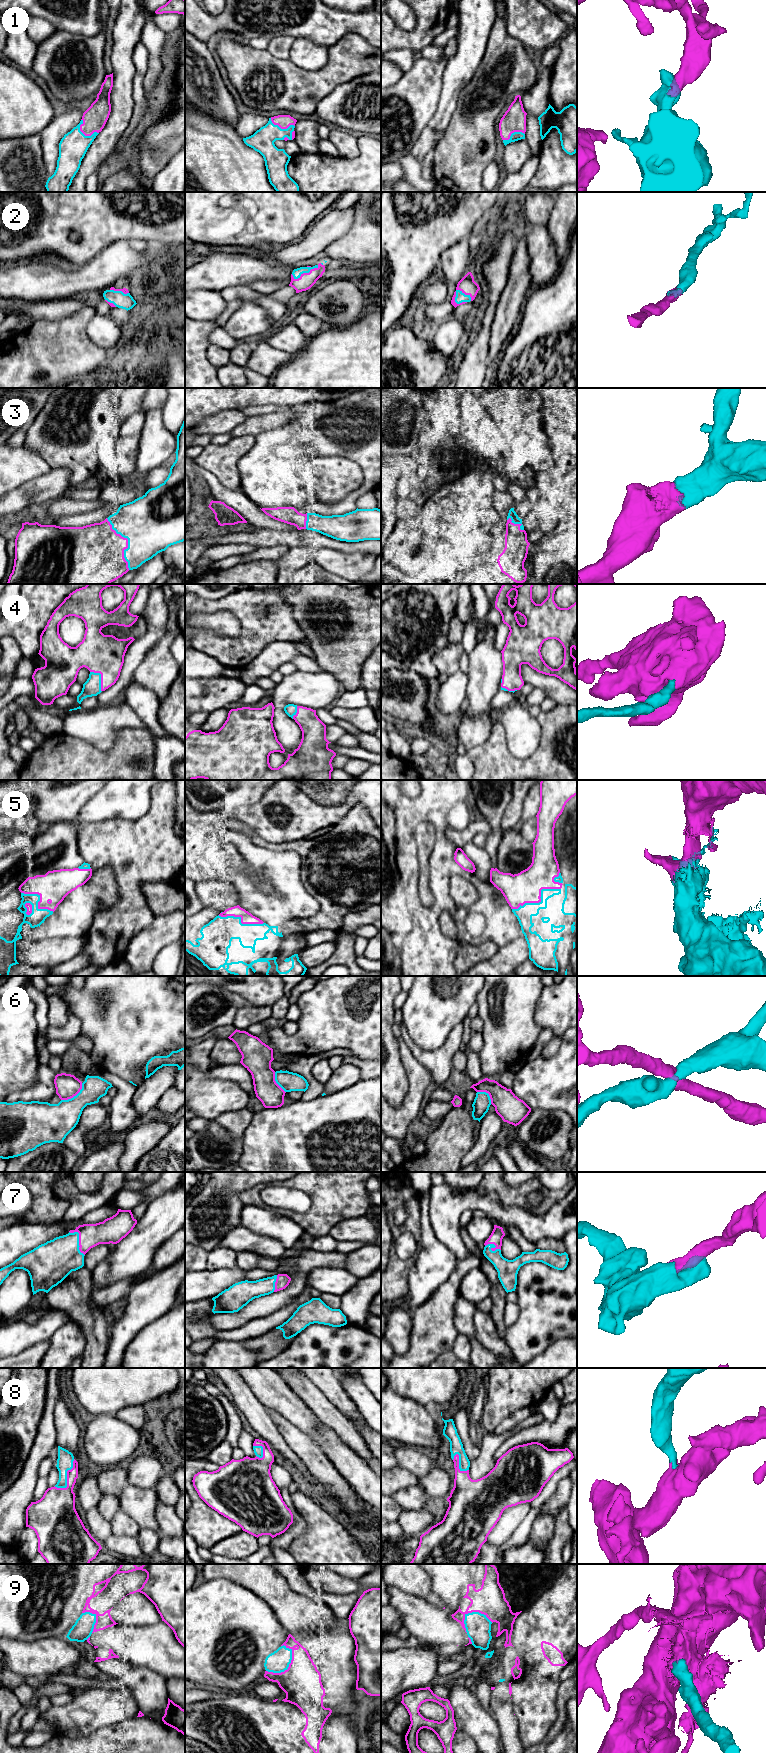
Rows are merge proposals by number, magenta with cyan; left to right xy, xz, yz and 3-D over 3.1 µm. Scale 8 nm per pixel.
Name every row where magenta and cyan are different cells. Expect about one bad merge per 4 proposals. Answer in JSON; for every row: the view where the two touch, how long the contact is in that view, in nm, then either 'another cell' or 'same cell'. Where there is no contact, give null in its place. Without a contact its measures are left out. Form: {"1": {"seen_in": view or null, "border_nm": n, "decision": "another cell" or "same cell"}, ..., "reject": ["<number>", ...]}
{"1": {"seen_in": "xy", "border_nm": 180, "decision": "same cell"}, "2": {"seen_in": "yz", "border_nm": 160, "decision": "same cell"}, "3": {"seen_in": "xy", "border_nm": 460, "decision": "same cell"}, "4": {"seen_in": "xy", "border_nm": 190, "decision": "same cell"}, "5": {"seen_in": "yz", "border_nm": 420, "decision": "same cell"}, "6": {"seen_in": "xy", "border_nm": 220, "decision": "another cell"}, "7": {"seen_in": "xy", "border_nm": 240, "decision": "same cell"}, "8": {"seen_in": "xy", "border_nm": 280, "decision": "same cell"}, "9": {"seen_in": "xz", "border_nm": 280, "decision": "another cell"}, "reject": ["6", "9"]}

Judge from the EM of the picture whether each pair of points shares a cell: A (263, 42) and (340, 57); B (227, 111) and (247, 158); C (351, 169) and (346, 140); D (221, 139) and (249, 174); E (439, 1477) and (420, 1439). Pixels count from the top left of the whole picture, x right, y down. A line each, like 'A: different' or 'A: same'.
A: different
B: different
C: different
D: same
E: different

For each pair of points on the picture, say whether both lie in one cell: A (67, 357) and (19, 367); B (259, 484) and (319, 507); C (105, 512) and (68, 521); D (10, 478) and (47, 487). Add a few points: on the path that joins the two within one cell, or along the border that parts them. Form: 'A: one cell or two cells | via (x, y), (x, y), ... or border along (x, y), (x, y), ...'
A: one cell | via (55, 357), (45, 357), (31, 366)
B: one cell | via (274, 484), (293, 484), (304, 494)
C: one cell | via (96, 516), (77, 520)
D: two cells | border along (47, 473), (26, 481), (10, 491)

